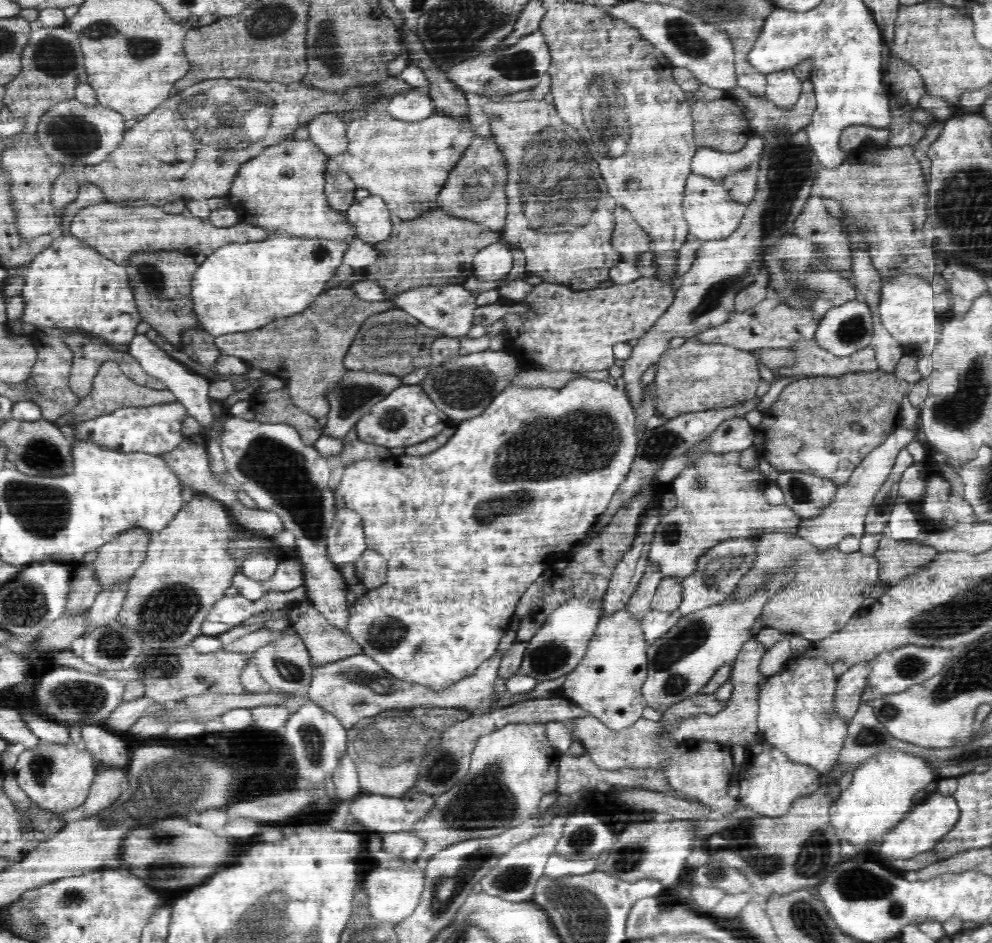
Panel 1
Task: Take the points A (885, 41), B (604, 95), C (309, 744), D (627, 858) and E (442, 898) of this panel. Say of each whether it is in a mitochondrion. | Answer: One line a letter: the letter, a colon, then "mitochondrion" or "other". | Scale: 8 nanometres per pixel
A: other
B: mitochondrion
C: mitochondrion
D: mitochondrion
E: mitochondrion

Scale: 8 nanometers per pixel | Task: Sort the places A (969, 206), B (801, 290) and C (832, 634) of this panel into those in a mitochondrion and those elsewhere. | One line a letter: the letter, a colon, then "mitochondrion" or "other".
A: mitochondrion
B: mitochondrion
C: other

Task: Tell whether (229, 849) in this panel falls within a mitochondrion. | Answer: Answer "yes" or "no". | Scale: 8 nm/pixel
no

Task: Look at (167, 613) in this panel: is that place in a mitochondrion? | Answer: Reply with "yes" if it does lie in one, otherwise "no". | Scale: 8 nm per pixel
yes

